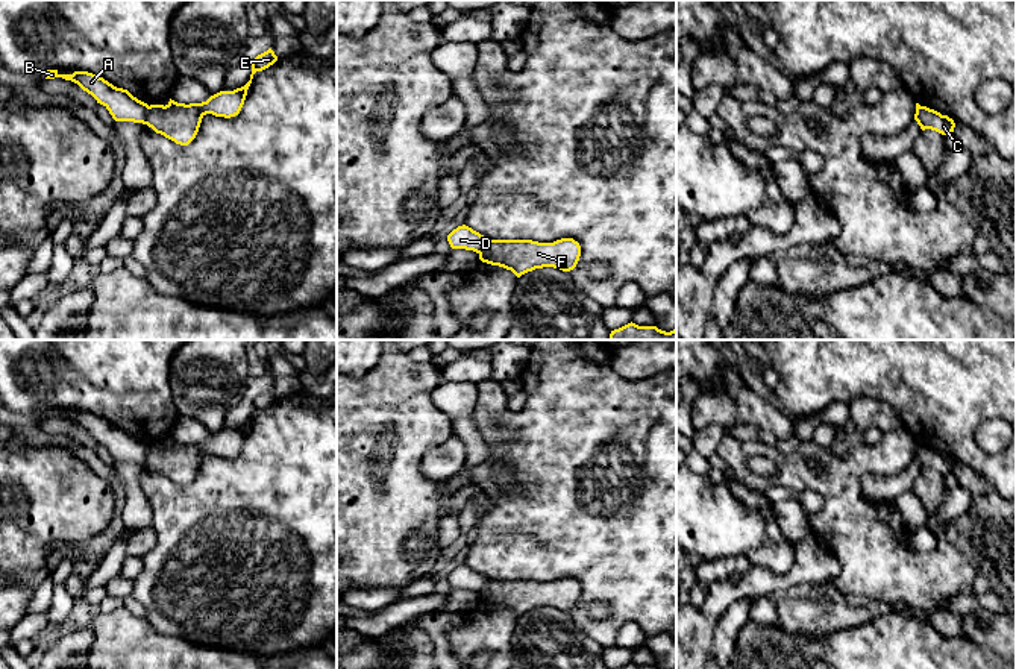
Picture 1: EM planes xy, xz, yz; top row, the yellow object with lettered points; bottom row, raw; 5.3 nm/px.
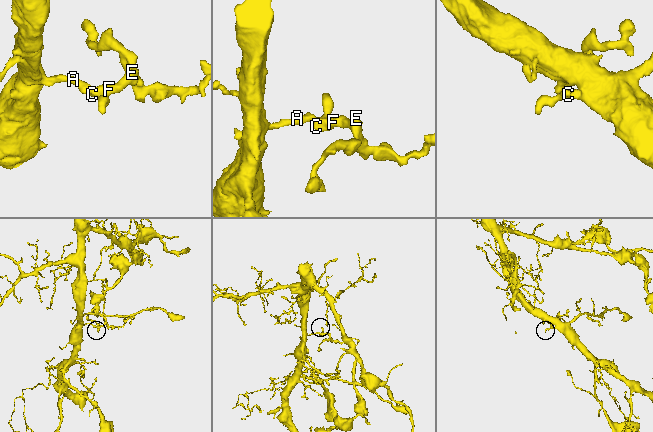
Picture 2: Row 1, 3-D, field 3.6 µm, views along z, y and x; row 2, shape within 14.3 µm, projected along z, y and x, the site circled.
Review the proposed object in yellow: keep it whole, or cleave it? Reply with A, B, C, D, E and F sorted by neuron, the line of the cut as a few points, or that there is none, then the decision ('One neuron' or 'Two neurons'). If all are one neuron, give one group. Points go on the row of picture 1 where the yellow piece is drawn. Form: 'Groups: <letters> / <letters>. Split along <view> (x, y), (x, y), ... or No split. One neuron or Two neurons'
Groups: A B D / C E F. Split along xy (149, 106), (143, 123). Two neurons

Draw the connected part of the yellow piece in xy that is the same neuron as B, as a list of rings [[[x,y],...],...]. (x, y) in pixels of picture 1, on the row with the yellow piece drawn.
[[[47,70],[45,79],[62,77],[77,83],[91,94],[97,103],[103,105],[115,121],[146,123],[149,105],[133,97],[127,90],[117,88],[103,77],[88,71],[59,74],[58,70]]]

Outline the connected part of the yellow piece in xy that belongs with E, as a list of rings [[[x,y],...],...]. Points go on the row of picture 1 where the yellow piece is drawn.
[[[271,49],[258,55],[252,62],[250,80],[244,86],[234,91],[220,91],[211,96],[206,102],[185,105],[170,99],[165,106],[150,105],[144,124],[176,144],[188,146],[196,138],[202,118],[206,114],[224,118],[238,115],[244,105],[253,74],[268,68],[276,61],[278,56]]]

